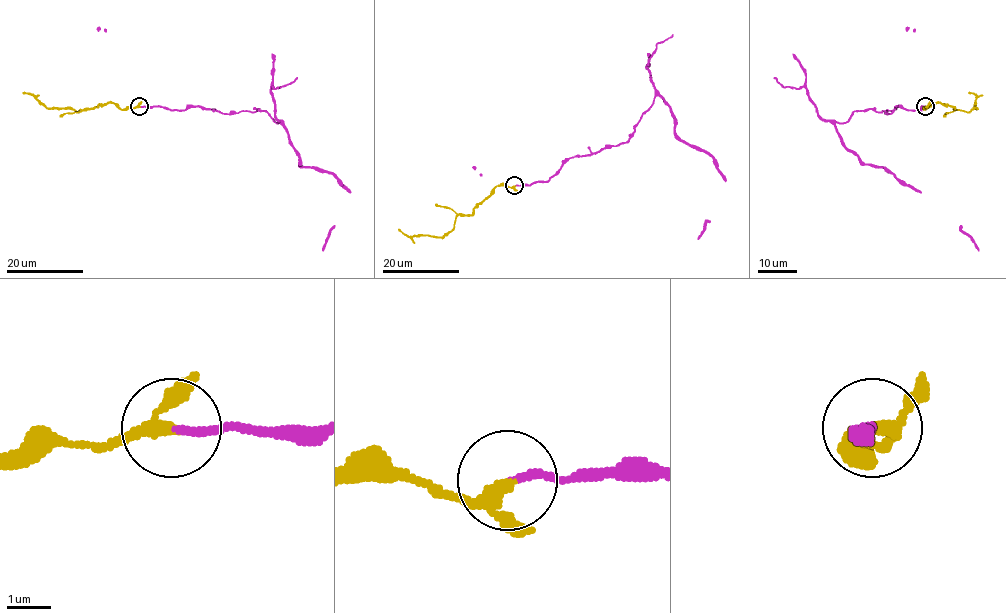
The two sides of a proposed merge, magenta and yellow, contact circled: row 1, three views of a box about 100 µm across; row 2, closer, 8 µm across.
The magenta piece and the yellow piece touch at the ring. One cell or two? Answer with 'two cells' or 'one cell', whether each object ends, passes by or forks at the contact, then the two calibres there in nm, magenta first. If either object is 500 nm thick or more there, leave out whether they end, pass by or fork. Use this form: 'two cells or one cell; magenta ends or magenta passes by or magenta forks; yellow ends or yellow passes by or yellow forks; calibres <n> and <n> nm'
one cell; magenta ends; yellow passes by; calibres 170 and 240 nm

